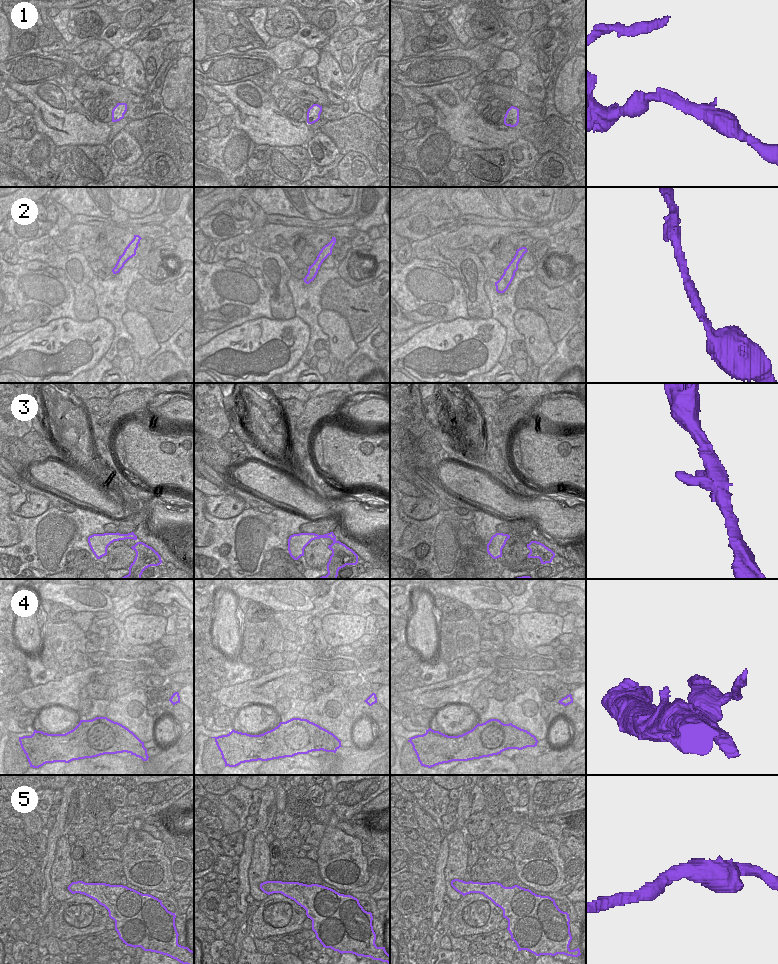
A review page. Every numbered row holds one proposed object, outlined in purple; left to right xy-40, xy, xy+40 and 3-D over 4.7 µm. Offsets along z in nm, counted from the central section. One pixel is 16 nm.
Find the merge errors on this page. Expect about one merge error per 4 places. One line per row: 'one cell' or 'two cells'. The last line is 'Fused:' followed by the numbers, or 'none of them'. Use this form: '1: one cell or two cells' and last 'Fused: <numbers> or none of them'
1: one cell
2: one cell
3: one cell
4: two cells
5: one cell
Fused: 4

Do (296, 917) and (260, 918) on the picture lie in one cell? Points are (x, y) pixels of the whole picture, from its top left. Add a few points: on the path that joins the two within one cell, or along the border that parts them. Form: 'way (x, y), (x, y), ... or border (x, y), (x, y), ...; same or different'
way (287, 925), (283, 928), (274, 929), (268, 925); same

